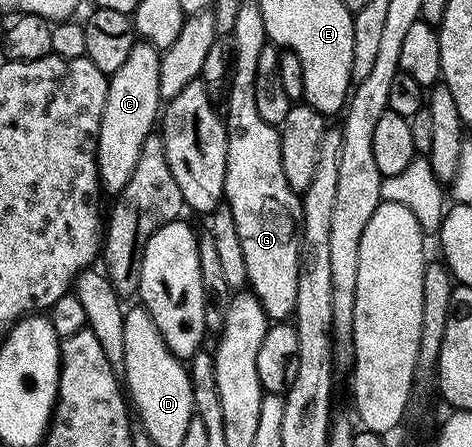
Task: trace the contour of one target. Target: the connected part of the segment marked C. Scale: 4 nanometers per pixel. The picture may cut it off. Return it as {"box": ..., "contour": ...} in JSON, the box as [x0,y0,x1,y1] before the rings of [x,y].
{"box":[96,41,163,197],"contour":[[[144,41],[134,42],[131,53],[114,75],[108,76],[109,88],[107,101],[101,118],[101,128],[96,135],[97,141],[97,178],[102,192],[109,197],[116,197],[131,173],[135,173],[135,164],[139,153],[143,153],[143,141],[154,134],[159,112],[163,107],[159,89],[159,71],[161,69],[161,52]]]}

